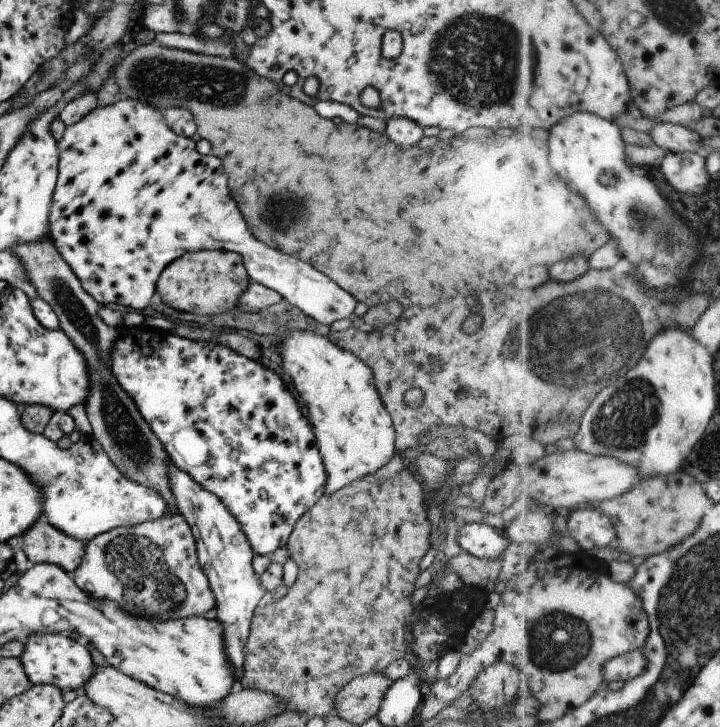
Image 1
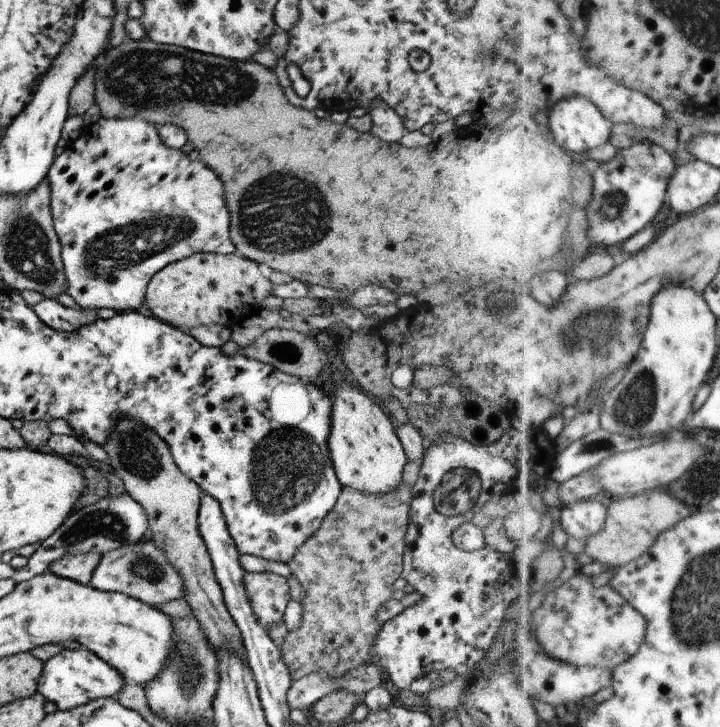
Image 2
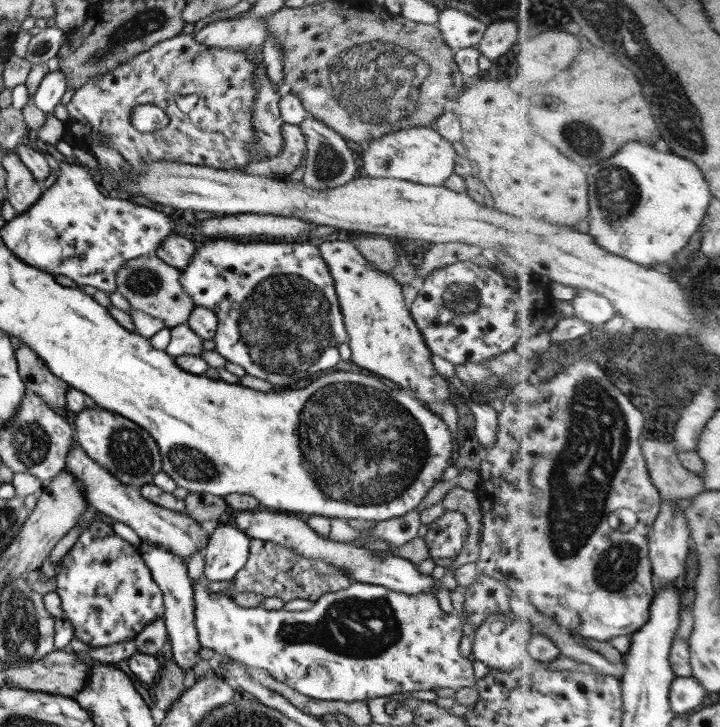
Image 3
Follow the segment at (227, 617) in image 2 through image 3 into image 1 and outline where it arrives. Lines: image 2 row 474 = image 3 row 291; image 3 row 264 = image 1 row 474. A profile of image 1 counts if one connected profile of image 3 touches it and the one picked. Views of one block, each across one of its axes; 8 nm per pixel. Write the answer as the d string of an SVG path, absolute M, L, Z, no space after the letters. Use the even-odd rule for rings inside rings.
M44 237L35 243L21 244L12 247L10 251L17 256L23 264L25 274L29 283L37 290L38 296L47 301L54 309L60 321L61 329L70 337L70 340L76 345L76 348L86 357L89 368L89 377L91 378L91 390L87 394L85 409L88 420L93 428L93 437L103 446L104 452L112 461L112 464L126 477L134 483L144 485L147 488L155 490L167 504L167 510L170 514L180 513L177 510L177 500L171 491L169 483L169 465L171 460L169 454L164 448L163 442L152 430L152 427L144 420L133 398L120 386L120 383L114 378L109 365L109 356L119 335L118 329L110 328L98 314L98 309L102 304L84 290L80 279L76 273L68 266L68 263L60 256L55 244L50 238Z

